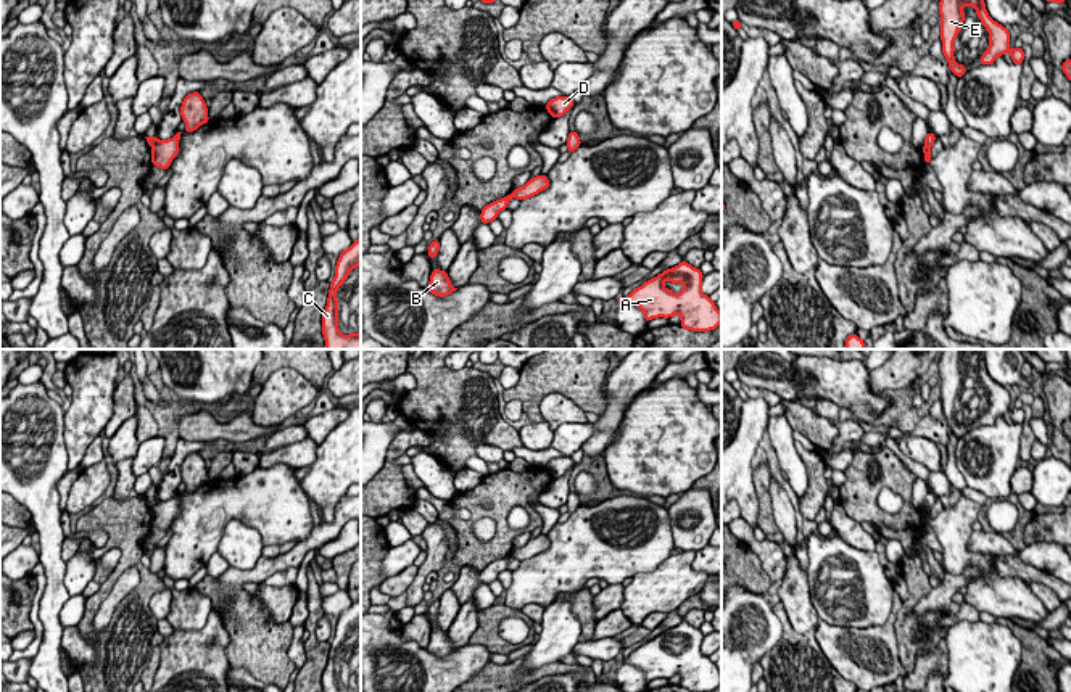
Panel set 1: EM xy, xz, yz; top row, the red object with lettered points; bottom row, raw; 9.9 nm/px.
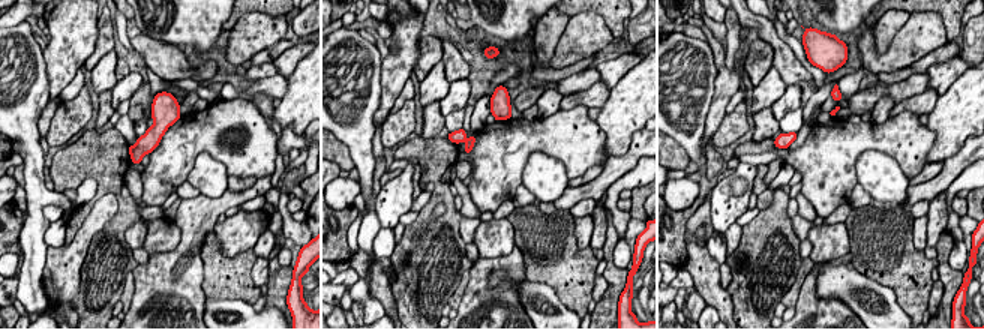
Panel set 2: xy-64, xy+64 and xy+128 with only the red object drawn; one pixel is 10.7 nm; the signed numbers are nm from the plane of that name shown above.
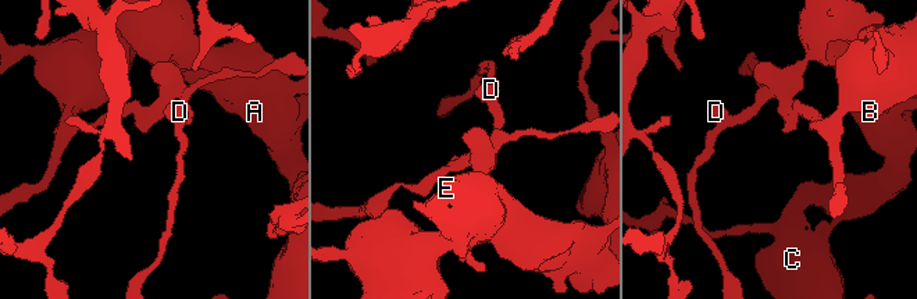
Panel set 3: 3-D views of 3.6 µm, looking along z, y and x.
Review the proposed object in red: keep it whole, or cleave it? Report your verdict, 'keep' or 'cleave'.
cleave

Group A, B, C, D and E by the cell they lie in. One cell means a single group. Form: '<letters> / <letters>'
A C D E / B

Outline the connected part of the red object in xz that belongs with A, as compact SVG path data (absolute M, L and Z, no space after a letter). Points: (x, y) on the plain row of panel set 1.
M684 620L635 649L618 665L631 665L641 669L646 682L680 676L680 686L691 692L712 692L722 684L717 665L702 653L704 634Z

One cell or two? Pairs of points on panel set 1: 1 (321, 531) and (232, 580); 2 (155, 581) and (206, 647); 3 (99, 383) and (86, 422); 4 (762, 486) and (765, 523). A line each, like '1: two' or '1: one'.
1: one
2: two
3: one
4: one

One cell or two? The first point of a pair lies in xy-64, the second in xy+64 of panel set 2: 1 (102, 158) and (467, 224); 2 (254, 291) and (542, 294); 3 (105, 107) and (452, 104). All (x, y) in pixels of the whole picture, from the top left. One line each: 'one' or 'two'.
1: two
2: two
3: two

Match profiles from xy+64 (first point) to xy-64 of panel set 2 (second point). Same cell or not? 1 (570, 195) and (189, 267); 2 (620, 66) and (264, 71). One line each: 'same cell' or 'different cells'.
1: same cell
2: different cells

